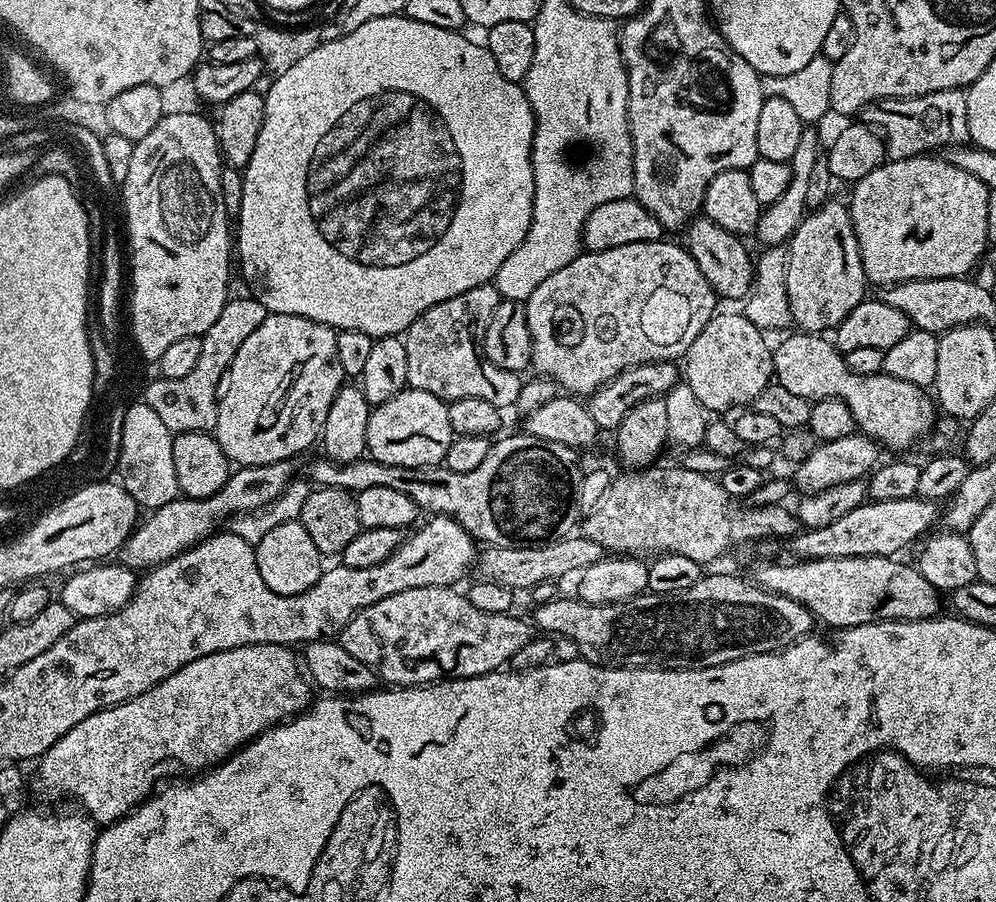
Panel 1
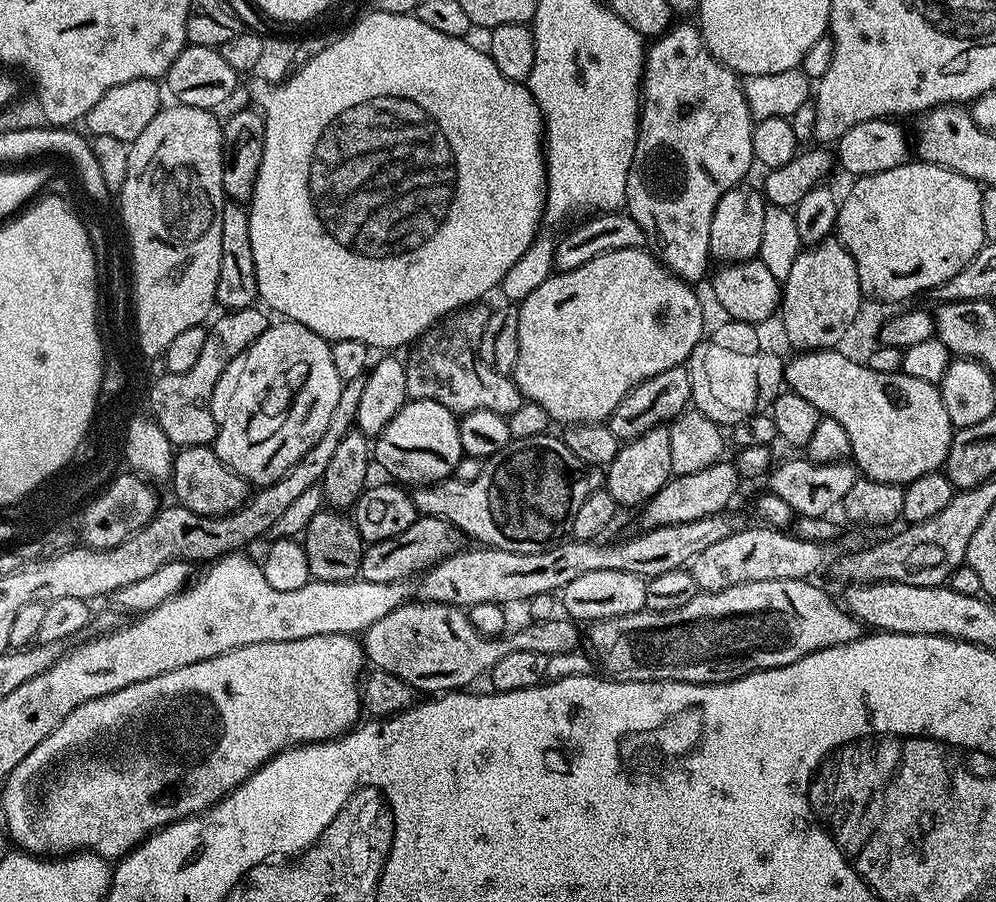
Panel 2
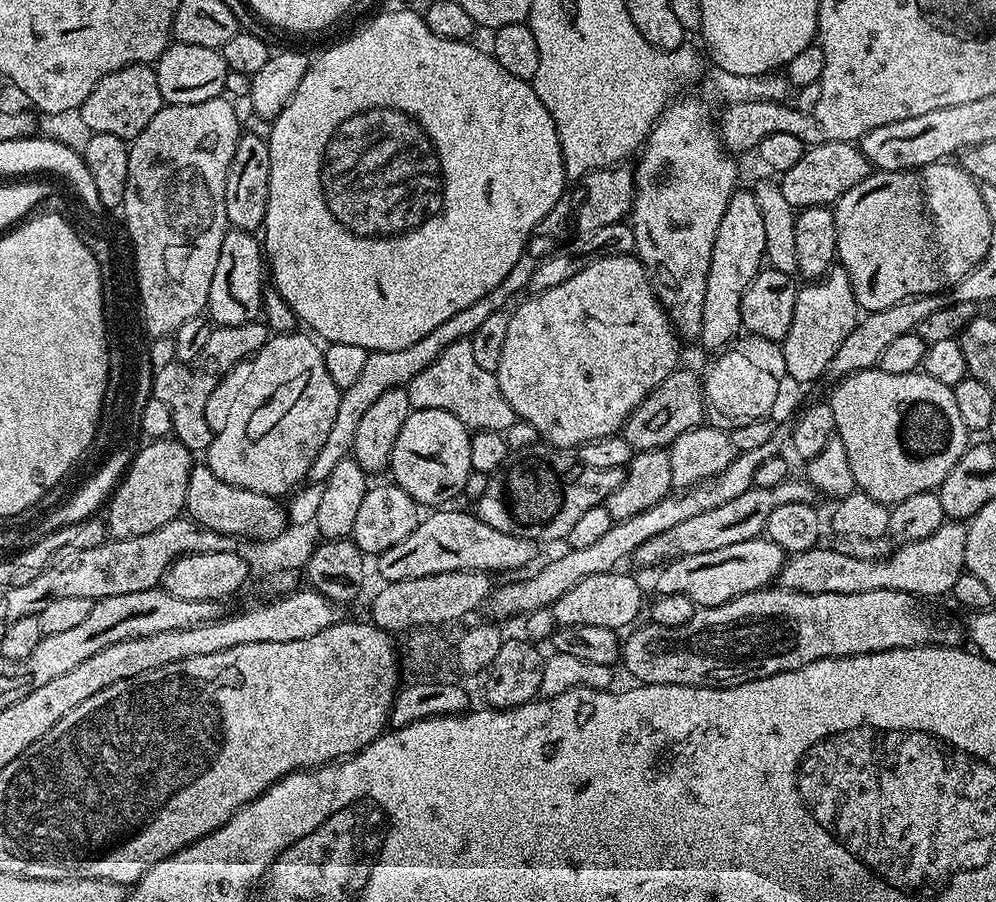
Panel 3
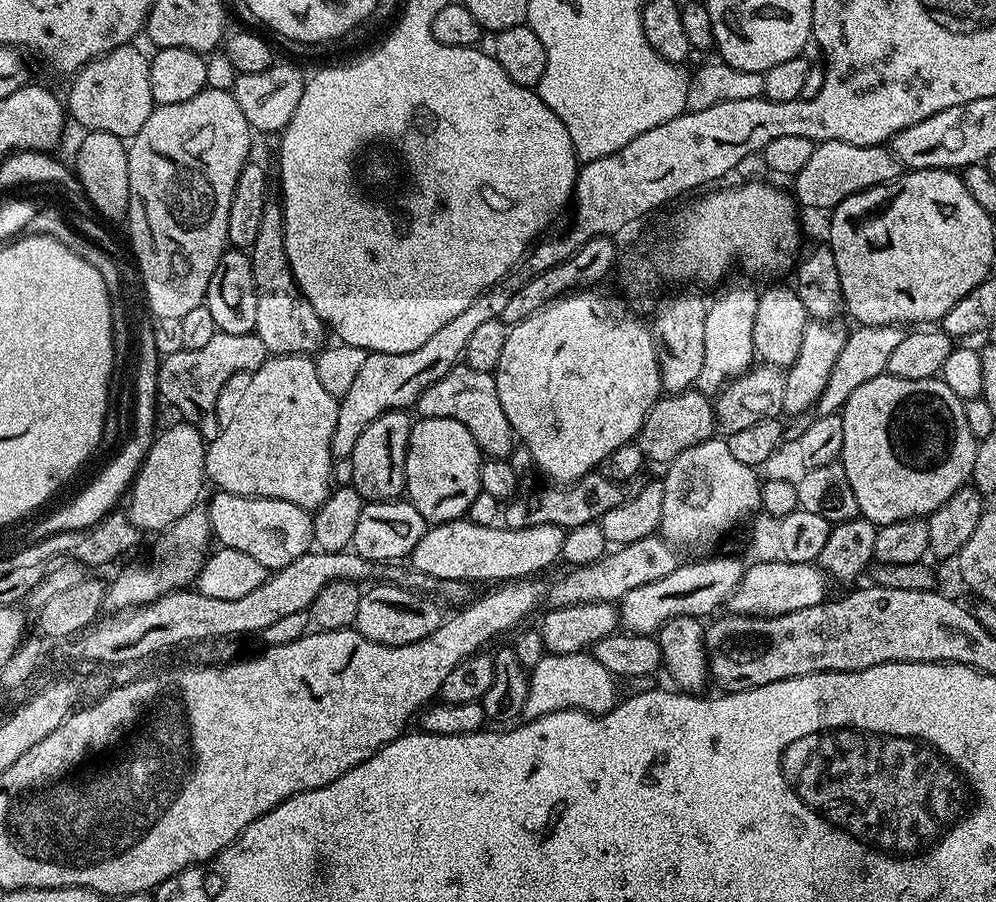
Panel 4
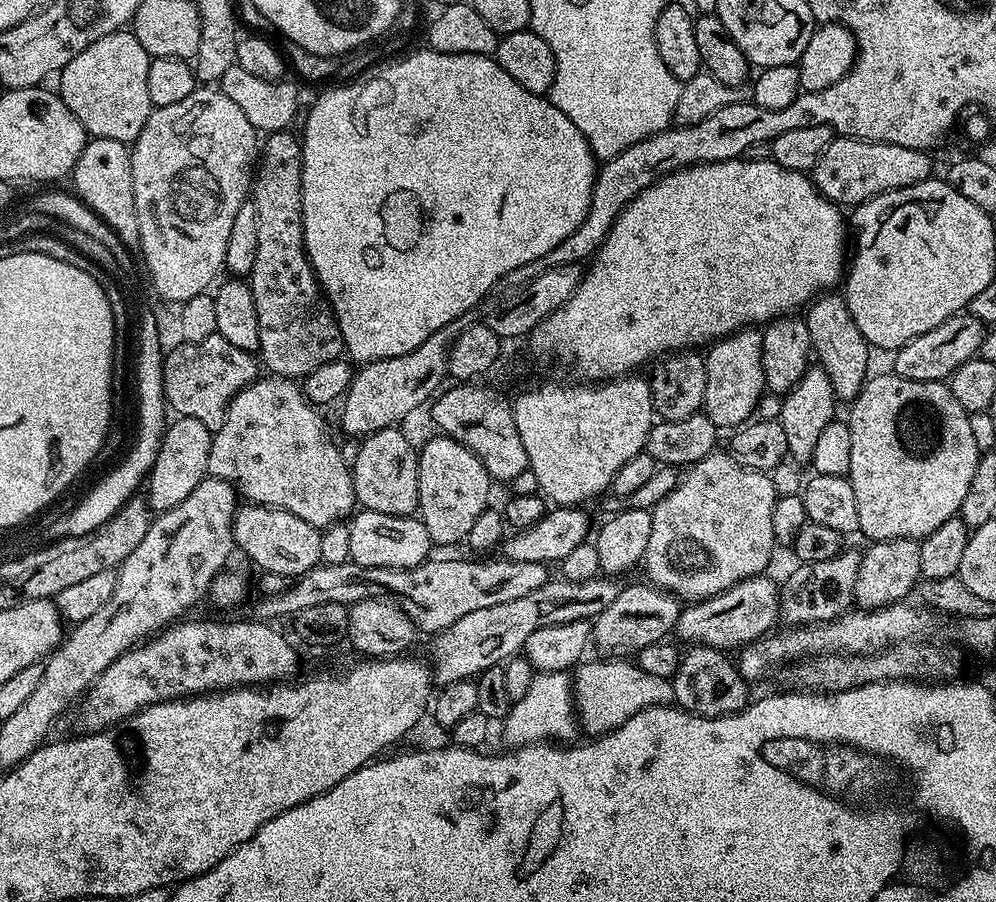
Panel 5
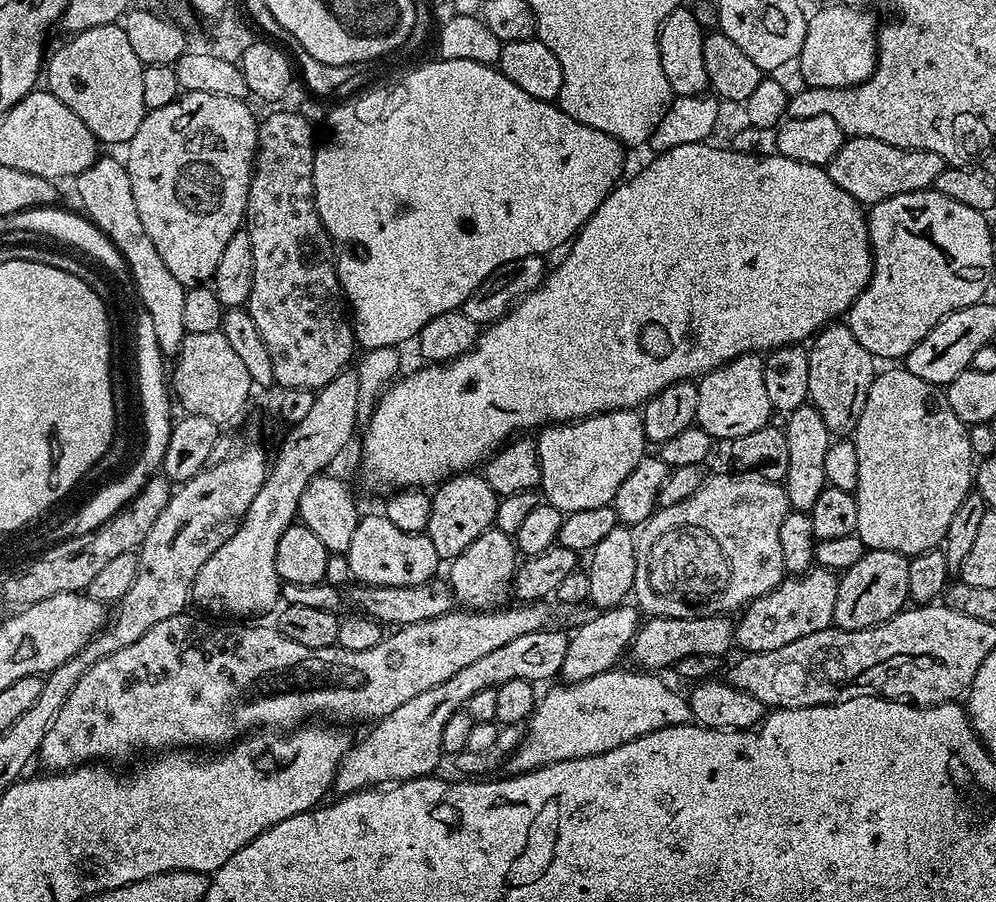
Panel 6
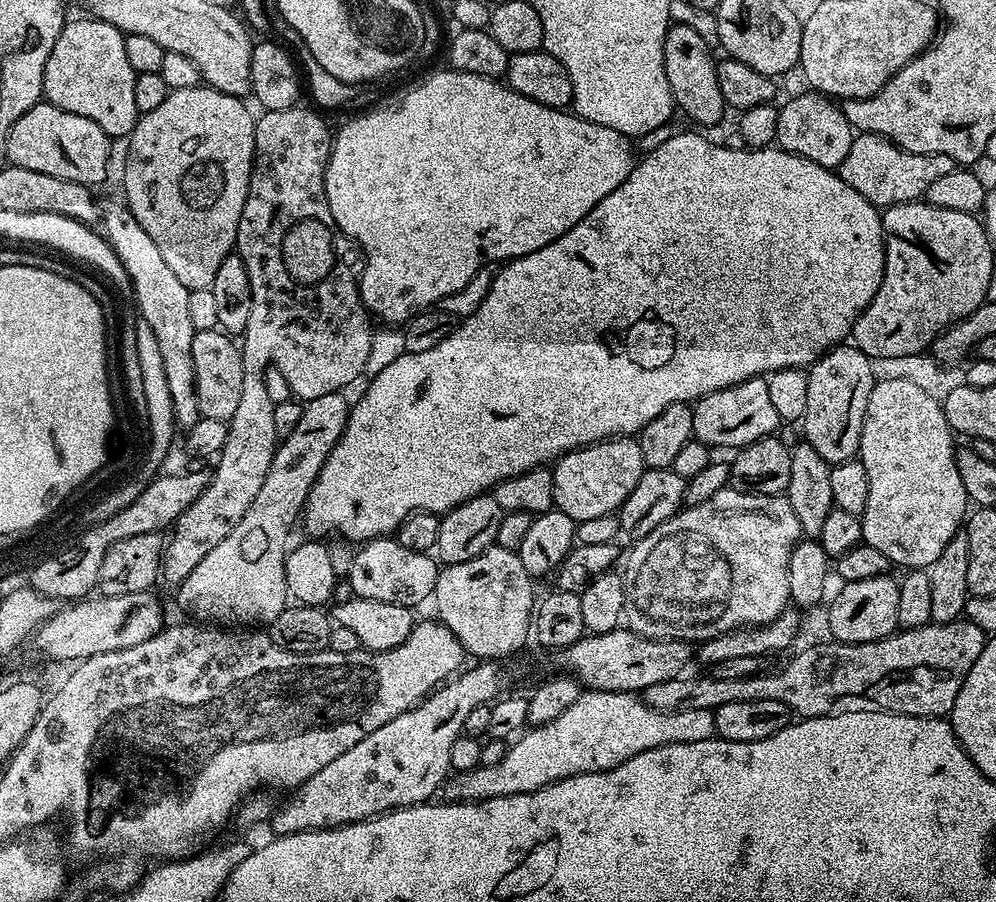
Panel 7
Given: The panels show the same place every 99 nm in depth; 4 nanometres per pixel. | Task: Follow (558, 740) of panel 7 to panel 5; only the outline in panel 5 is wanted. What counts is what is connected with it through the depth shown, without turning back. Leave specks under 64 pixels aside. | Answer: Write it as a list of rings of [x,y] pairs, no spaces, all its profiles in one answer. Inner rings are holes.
[[[628,658],[596,659],[600,660],[589,659],[581,663],[571,677],[575,715],[578,717],[579,727],[583,731],[585,728],[586,731],[592,732],[588,734],[612,732],[644,708],[659,708],[673,703],[671,679],[648,674]]]

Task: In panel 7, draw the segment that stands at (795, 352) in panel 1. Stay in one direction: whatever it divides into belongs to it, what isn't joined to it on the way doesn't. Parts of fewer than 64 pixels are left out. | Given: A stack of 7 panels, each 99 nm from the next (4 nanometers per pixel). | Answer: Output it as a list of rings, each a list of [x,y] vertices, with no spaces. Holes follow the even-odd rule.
[[[886,378],[885,380],[877,380],[876,385],[870,390],[870,402],[866,402],[866,418],[862,422],[858,453],[858,459],[862,462],[862,466],[866,466],[868,493],[866,494],[866,506],[859,518],[864,535],[863,543],[874,546],[874,550],[886,554],[889,565],[901,564],[901,569],[904,570],[926,570],[942,555],[942,550],[946,550],[946,542],[950,542],[950,538],[954,538],[957,532],[961,531],[970,512],[970,501],[966,494],[966,486],[962,486],[962,478],[958,475],[958,466],[956,465],[958,444],[952,439],[954,439],[954,433],[952,427],[946,422],[943,403],[930,398],[920,386],[914,386],[914,382],[906,382],[906,378]]]

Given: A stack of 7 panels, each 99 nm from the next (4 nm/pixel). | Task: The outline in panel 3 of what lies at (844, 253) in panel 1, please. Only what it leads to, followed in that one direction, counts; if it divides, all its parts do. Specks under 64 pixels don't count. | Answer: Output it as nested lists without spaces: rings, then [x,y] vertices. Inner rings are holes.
[[[833,266],[823,280],[805,283],[797,291],[794,318],[782,342],[787,379],[808,384],[820,375],[823,377],[842,342],[846,342],[846,338],[855,330],[858,323],[856,312],[858,313],[858,305],[854,290],[844,268]]]

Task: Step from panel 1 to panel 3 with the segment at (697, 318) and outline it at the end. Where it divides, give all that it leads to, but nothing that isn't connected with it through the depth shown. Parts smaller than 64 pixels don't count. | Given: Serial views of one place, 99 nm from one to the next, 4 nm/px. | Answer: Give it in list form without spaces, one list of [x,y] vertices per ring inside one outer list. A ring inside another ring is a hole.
[[[635,255],[602,258],[598,262],[586,266],[586,270],[578,270],[578,274],[574,274],[574,278],[566,278],[566,282],[562,282],[562,286],[554,286],[554,290],[537,292],[527,298],[529,300],[521,299],[519,301],[521,304],[516,309],[511,309],[508,318],[510,326],[506,329],[506,343],[502,346],[502,362],[498,362],[498,370],[495,374],[498,386],[502,390],[502,398],[506,398],[506,402],[510,402],[510,406],[516,411],[519,419],[530,422],[530,426],[534,426],[534,430],[538,430],[543,443],[553,444],[556,448],[576,450],[581,444],[591,444],[594,440],[617,435],[628,420],[628,415],[652,393],[654,386],[658,386],[658,382],[665,380],[678,367],[678,361],[676,361],[677,333],[673,329],[671,320],[668,319],[667,312],[661,306],[660,299],[654,294],[652,283],[649,282],[643,266]]]

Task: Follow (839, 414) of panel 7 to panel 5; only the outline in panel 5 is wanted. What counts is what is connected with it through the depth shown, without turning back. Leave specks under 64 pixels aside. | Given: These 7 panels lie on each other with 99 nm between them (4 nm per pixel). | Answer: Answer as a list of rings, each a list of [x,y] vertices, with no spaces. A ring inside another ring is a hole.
[[[820,294],[811,304],[807,305],[807,312],[808,316],[803,317],[803,322],[810,330],[815,363],[827,374],[837,401],[855,400],[856,395],[864,386],[864,381],[870,376],[870,371],[868,372],[870,345],[864,339],[862,330],[858,330],[847,302],[840,294]]]

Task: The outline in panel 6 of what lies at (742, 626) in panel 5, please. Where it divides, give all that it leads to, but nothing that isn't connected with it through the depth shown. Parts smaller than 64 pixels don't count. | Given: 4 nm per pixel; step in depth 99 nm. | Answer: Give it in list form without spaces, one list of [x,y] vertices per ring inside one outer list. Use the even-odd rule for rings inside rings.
[[[727,615],[695,616],[694,618],[670,618],[653,616],[641,623],[639,631],[632,640],[630,656],[637,660],[644,670],[671,669],[680,659],[694,654],[724,656],[727,648],[734,644],[734,624]]]

